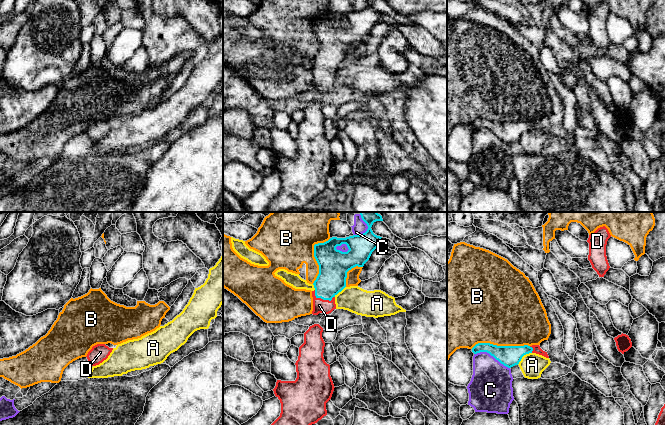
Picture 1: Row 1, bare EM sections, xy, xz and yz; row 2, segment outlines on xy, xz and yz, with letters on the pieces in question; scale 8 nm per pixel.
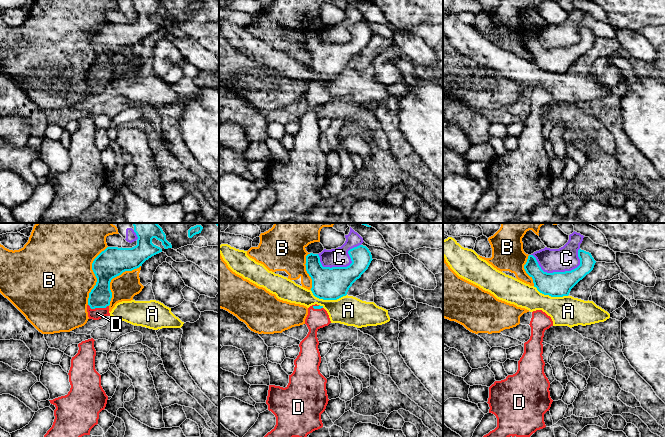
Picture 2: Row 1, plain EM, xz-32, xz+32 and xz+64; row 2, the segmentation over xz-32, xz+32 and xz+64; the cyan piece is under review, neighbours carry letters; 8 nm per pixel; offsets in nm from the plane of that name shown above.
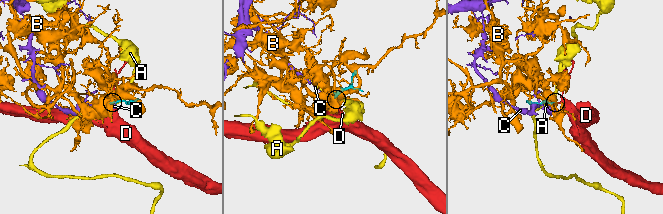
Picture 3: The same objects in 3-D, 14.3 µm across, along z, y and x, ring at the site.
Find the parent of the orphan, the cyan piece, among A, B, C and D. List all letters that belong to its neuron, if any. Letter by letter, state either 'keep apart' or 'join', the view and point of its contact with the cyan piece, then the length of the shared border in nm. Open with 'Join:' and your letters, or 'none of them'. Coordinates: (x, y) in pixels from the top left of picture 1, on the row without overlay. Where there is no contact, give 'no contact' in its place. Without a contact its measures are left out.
Join: D
A: keep apart; meets cyan in yz at (523, 131); contact 160 nm long
B: keep apart; meets cyan in yz at (500, 122); contact 480 nm long
C: keep apart; meets cyan in yz at (492, 131); contact 320 nm long
D: join; meets cyan in xz at (322, 74); contact 180 nm long

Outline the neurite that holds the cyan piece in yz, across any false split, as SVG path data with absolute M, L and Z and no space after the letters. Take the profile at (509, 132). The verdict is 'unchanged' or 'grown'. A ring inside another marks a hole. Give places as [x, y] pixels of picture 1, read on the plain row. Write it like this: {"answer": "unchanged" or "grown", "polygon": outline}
{"answer": "grown", "polygon": "M478 119L472 124L474 130L487 128L504 142L511 144L518 141L522 133L529 129L536 129L549 134L547 128L539 121L524 122L497 122L490 119Z"}

